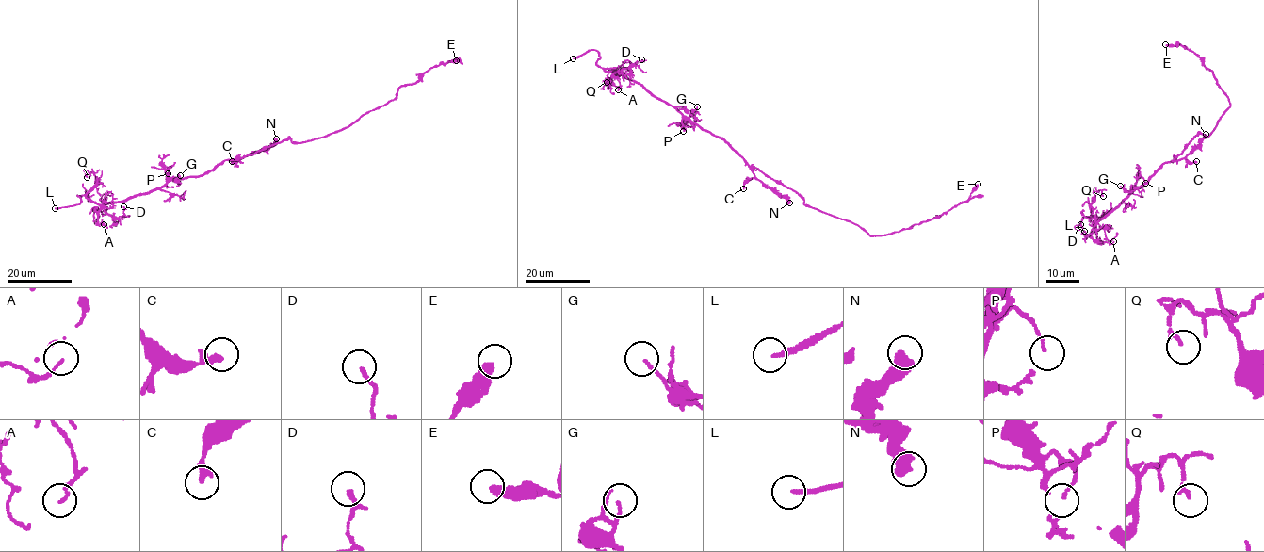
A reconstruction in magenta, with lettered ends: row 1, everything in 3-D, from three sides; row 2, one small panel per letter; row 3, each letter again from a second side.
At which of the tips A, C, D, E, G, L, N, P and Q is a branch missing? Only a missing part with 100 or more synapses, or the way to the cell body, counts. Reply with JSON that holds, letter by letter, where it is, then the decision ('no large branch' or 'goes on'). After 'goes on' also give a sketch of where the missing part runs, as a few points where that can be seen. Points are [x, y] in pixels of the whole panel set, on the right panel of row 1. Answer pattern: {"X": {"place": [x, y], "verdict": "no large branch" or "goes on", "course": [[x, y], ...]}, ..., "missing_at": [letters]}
{"A": {"place": [1113, 241], "verdict": "no large branch"}, "C": {"place": [1196, 161], "verdict": "no large branch"}, "D": {"place": [1080, 224], "verdict": "no large branch"}, "E": {"place": [1165, 44], "verdict": "no large branch"}, "G": {"place": [1120, 186], "verdict": "no large branch"}, "L": {"place": [1084, 231], "verdict": "goes on", "course": [[1084, 231], [1106, 245], [1114, 261]]}, "N": {"place": [1206, 134], "verdict": "no large branch"}, "P": {"place": [1145, 183], "verdict": "no large branch"}, "Q": {"place": [1103, 196], "verdict": "no large branch"}, "missing_at": ["L"]}

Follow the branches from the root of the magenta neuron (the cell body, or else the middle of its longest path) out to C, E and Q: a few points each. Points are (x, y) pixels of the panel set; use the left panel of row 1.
C: (256, 152), (232, 161)
E: (256, 152), (284, 139), (304, 142), (344, 129), (385, 105), (401, 86), (415, 83), (429, 68), (456, 60)
Q: (256, 152), (120, 202), (91, 202), (86, 195), (97, 179), (87, 170), (87, 177)

